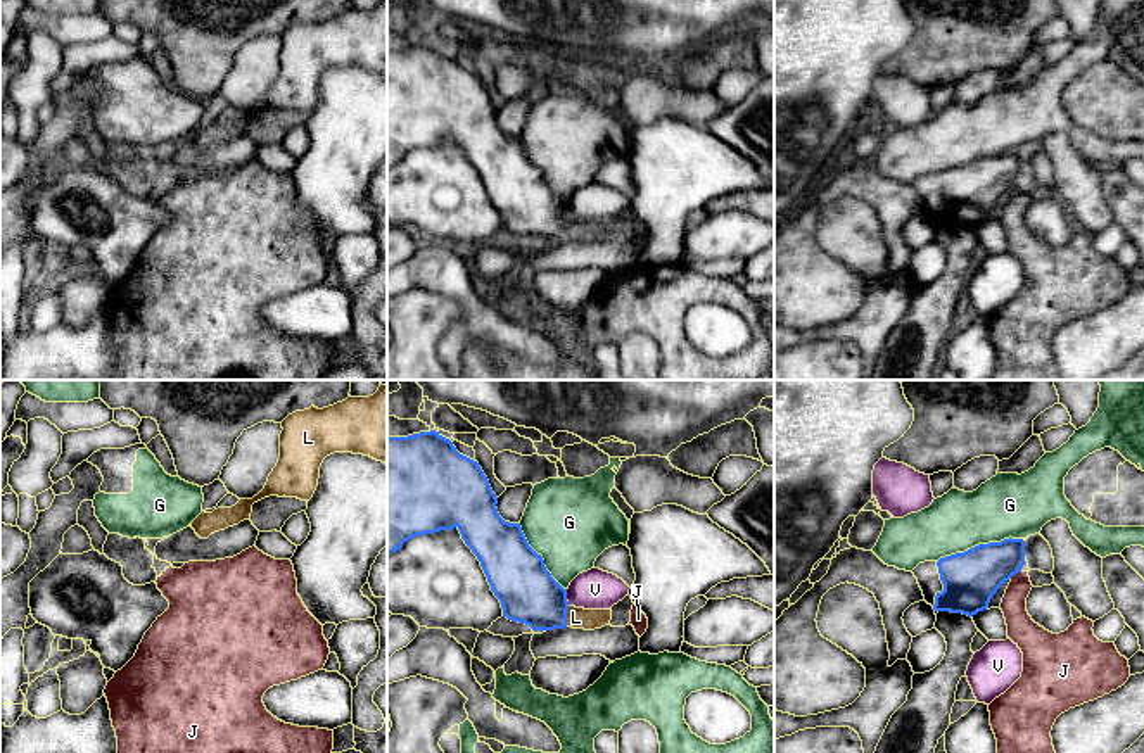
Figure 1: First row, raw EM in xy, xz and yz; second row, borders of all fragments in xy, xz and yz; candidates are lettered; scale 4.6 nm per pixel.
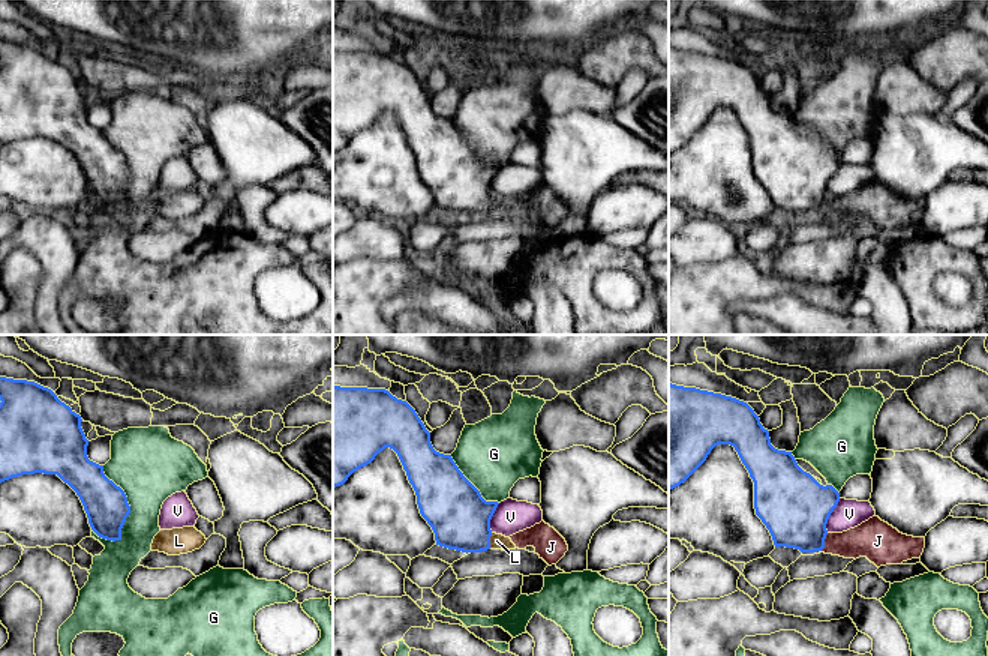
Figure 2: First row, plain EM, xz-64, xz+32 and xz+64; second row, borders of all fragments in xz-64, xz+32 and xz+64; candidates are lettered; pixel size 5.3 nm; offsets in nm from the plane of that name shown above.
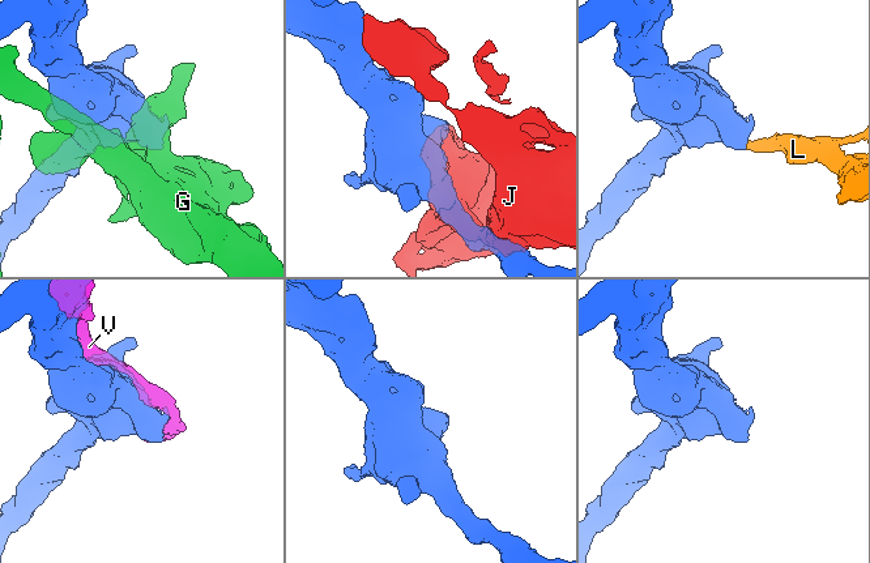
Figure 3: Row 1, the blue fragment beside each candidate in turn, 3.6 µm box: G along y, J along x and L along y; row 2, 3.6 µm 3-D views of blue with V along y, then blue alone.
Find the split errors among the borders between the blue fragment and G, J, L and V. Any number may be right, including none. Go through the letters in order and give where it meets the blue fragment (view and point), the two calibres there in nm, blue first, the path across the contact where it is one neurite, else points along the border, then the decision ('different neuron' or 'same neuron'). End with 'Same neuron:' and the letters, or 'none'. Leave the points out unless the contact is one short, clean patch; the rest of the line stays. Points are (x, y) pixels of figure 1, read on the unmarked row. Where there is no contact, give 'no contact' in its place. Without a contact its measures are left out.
G: yz (978, 158) | 260/300 nm | different neuron
J: yz (1015, 187) | 260/130 nm | different neuron
L: xz (565, 230) | 280/100 nm | across xz (527, 206), (546, 221), (565, 230), (576, 230) | same neuron
V: xz (565, 211) | 280/190 nm | different neuron
Same neuron: L

